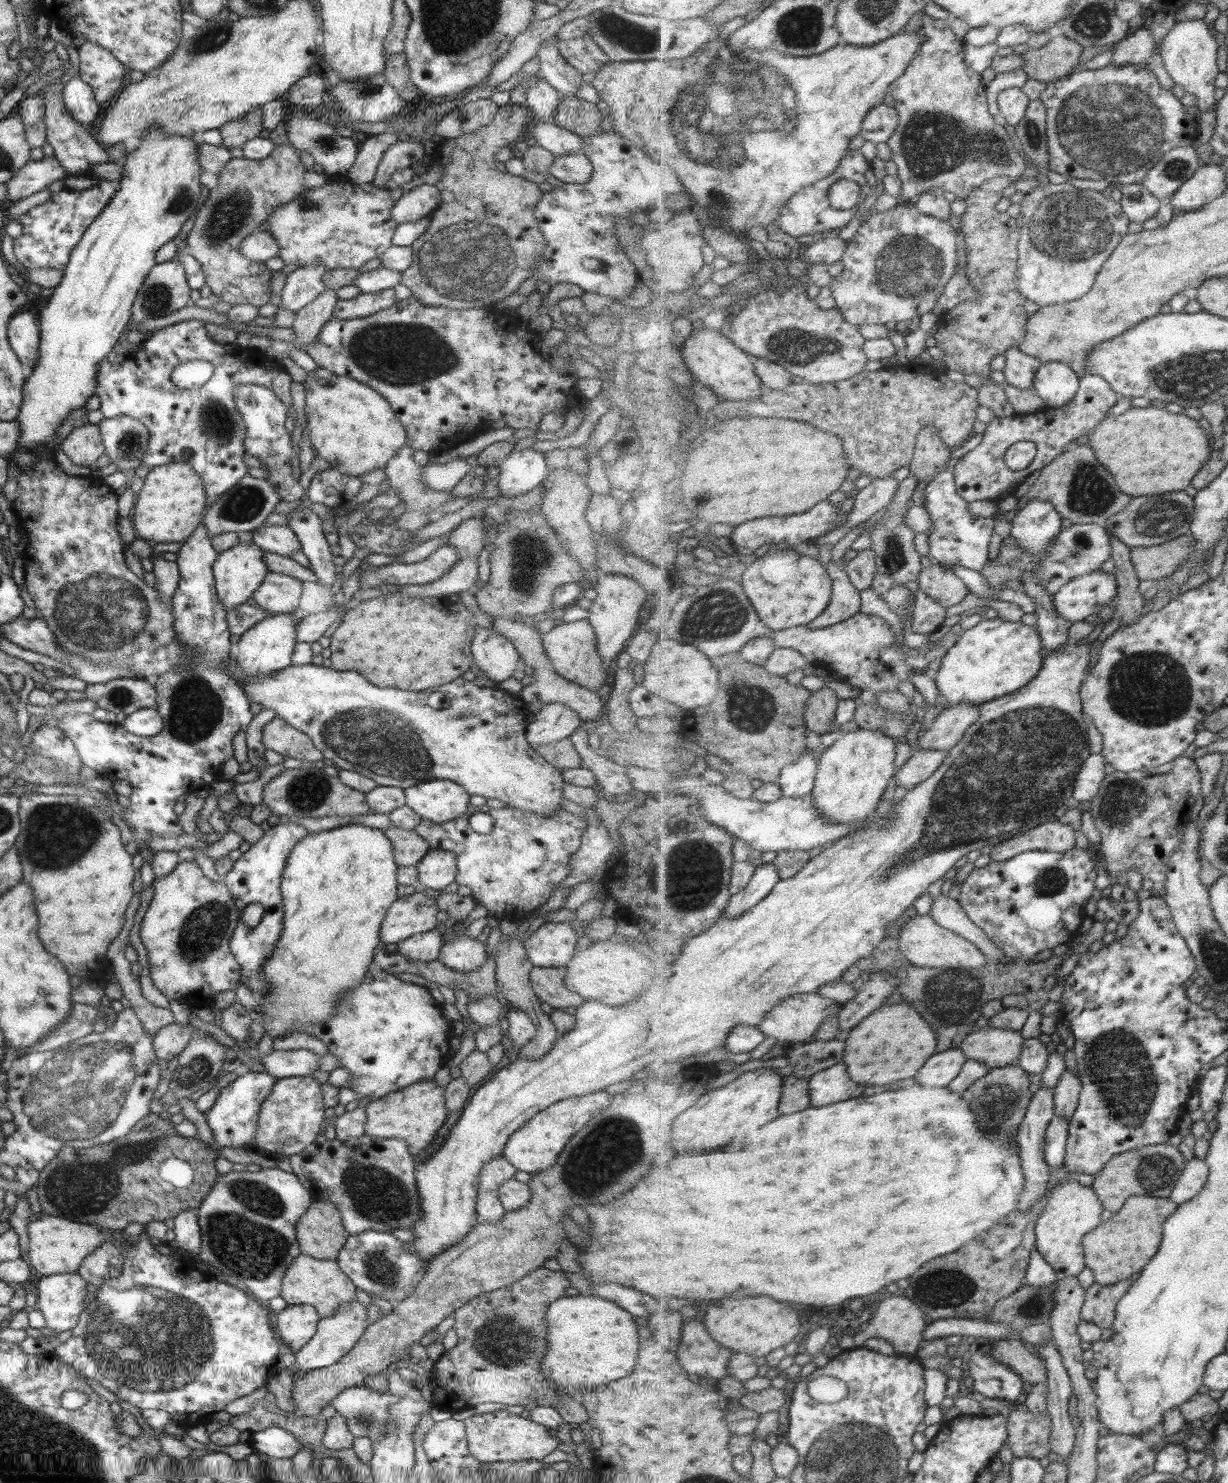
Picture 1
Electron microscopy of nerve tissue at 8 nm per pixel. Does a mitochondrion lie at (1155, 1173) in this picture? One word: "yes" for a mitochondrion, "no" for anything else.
yes

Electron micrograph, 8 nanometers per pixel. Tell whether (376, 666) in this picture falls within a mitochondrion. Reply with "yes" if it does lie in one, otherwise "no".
no

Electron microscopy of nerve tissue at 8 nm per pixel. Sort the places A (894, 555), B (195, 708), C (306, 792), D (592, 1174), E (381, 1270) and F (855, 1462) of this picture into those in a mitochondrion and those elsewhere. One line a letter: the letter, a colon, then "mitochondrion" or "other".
A: mitochondrion
B: mitochondrion
C: mitochondrion
D: mitochondrion
E: mitochondrion
F: mitochondrion

